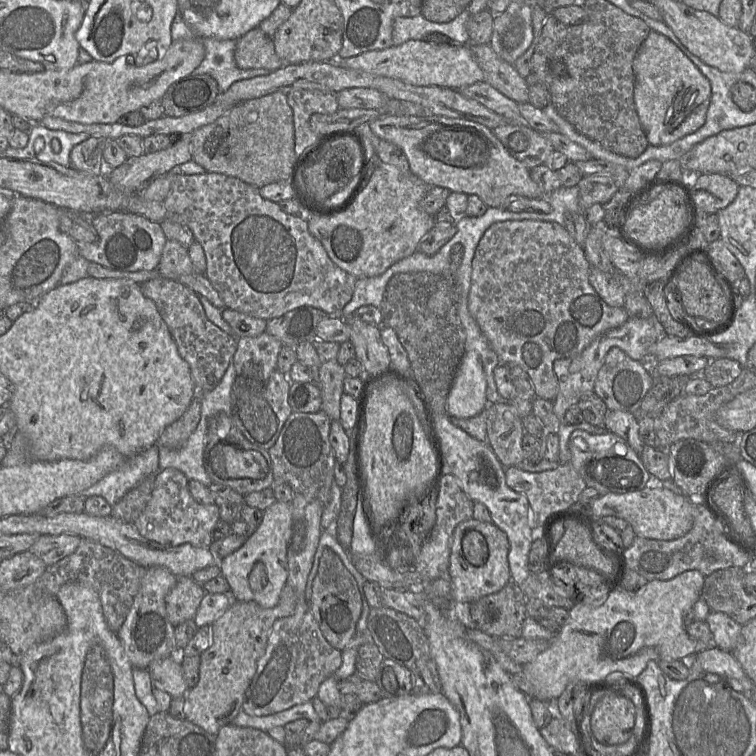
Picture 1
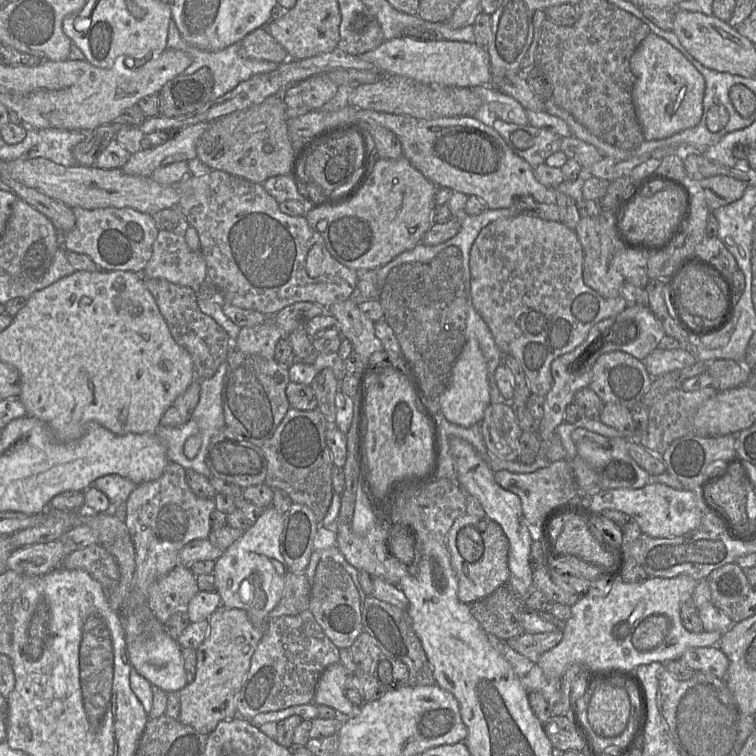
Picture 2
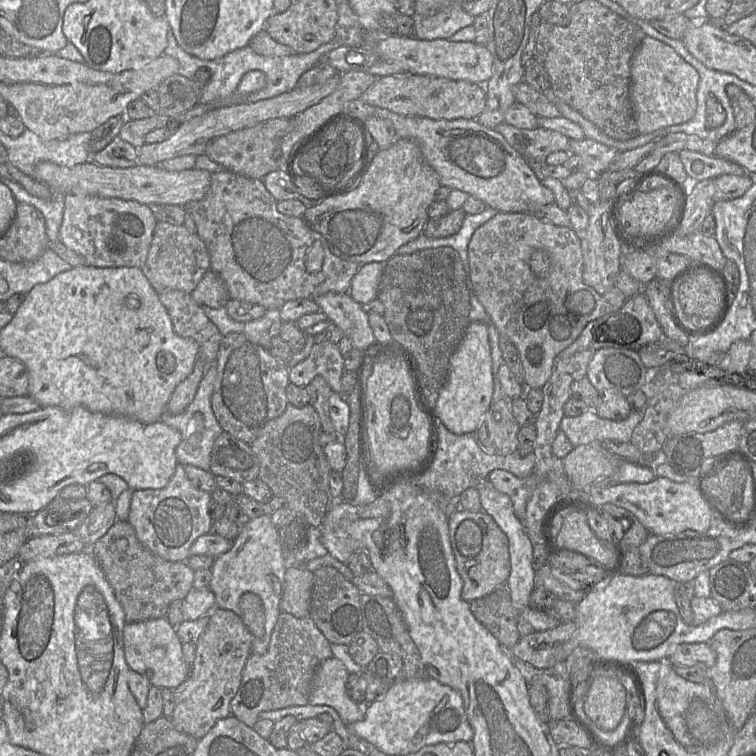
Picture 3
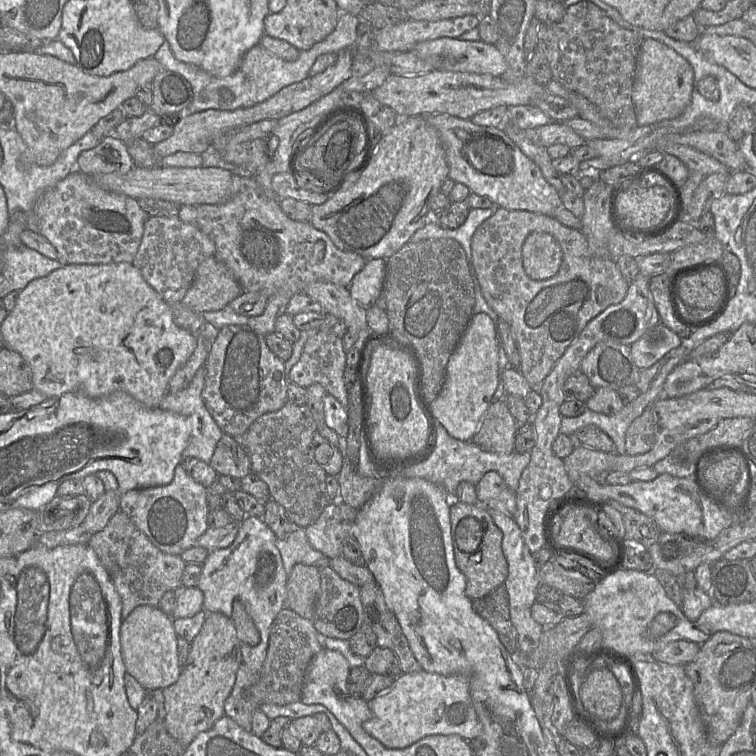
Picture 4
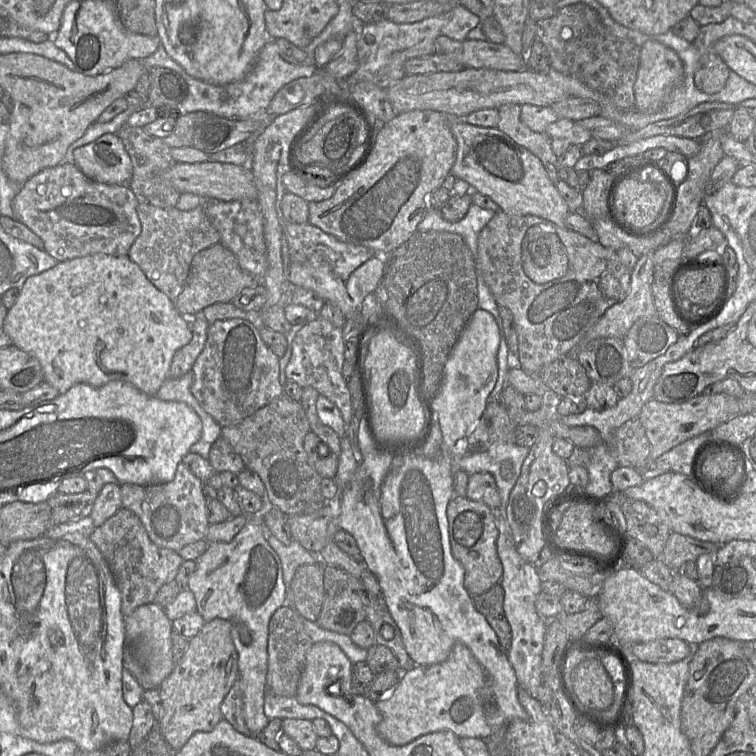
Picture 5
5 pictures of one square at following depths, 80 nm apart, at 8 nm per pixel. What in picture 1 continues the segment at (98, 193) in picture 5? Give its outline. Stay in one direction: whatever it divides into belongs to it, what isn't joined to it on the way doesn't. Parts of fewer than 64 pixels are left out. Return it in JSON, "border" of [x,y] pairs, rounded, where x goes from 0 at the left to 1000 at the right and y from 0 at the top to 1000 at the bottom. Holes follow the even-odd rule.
{"border":[[[151,279],[128,282],[123,284],[119,295],[130,313],[123,321],[102,320],[104,339],[140,354],[167,360],[198,358],[208,354],[221,319],[209,294],[180,282]]]}

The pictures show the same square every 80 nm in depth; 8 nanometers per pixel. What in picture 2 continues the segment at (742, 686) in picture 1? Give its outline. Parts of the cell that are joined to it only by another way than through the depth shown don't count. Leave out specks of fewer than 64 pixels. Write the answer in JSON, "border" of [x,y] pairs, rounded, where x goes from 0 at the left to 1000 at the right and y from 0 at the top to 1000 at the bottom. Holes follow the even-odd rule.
{"border":[[[915,856],[897,872],[915,886],[940,892],[956,899],[964,881],[962,868],[948,856]]]}

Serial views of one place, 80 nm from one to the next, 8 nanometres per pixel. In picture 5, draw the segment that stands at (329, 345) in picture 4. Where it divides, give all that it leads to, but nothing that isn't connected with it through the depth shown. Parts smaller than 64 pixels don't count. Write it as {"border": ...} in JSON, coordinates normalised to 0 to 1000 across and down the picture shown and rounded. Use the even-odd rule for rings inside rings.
{"border":[[[421,417],[392,440],[386,454],[386,468],[377,492],[381,503],[392,505],[399,513],[414,512],[423,522],[433,525],[450,542],[456,562],[462,562],[466,537],[463,519],[452,496],[455,466],[456,452],[452,435]]]}

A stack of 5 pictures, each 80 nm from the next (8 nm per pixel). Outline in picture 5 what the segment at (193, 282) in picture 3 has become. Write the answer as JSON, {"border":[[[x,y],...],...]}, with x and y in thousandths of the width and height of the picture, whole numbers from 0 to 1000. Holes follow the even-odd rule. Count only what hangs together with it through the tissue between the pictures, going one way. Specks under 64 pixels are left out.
{"border":[[[184,269],[181,283],[187,294],[187,308],[173,324],[169,340],[192,361],[193,366],[229,399],[242,385],[257,339],[291,320],[291,310],[272,284],[270,270],[255,278],[241,279],[234,274],[210,275]]]}

